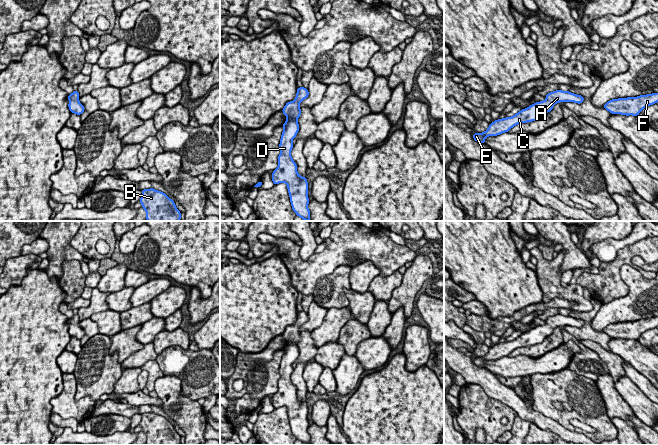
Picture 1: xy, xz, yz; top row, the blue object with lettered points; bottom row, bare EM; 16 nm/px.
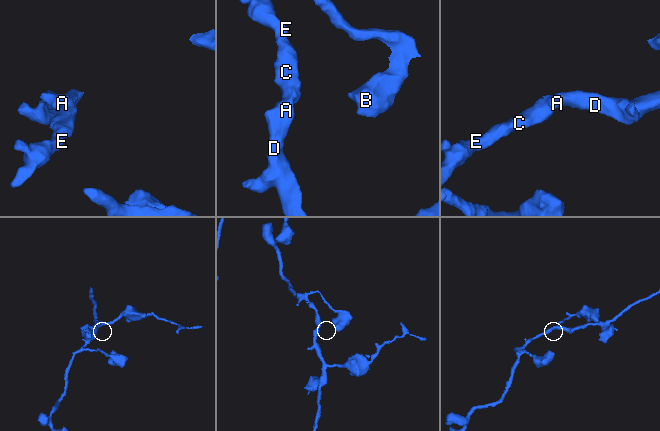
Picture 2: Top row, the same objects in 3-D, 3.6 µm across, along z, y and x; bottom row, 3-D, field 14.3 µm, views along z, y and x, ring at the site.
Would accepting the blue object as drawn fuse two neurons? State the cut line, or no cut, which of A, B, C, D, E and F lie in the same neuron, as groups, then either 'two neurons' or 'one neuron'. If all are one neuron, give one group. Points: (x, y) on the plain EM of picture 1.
no cut | A B C D E F | one neuron

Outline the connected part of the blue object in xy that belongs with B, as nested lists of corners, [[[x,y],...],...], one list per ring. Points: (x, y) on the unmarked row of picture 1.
[[[153,412],[143,413],[139,426],[146,435],[147,445],[179,445],[181,436],[165,417]]]

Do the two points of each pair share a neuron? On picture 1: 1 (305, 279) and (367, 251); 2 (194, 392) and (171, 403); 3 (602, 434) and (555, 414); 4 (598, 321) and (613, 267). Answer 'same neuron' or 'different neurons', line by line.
1: same neuron
2: different neurons
3: same neuron
4: different neurons

